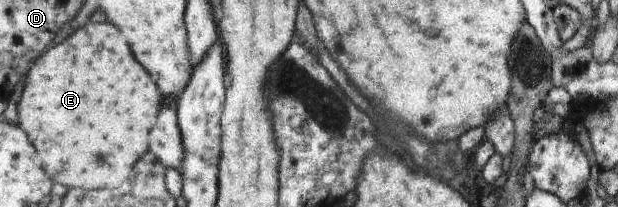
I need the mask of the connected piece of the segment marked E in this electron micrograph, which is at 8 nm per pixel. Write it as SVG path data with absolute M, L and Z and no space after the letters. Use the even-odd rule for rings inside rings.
M90 21L66 40L47 50L29 73L28 83L16 98L19 124L28 131L43 157L49 175L68 188L119 189L133 175L133 166L149 149L149 131L159 115L161 92L156 80L133 57L124 34L111 21ZM103 113L117 113L105 117Z

